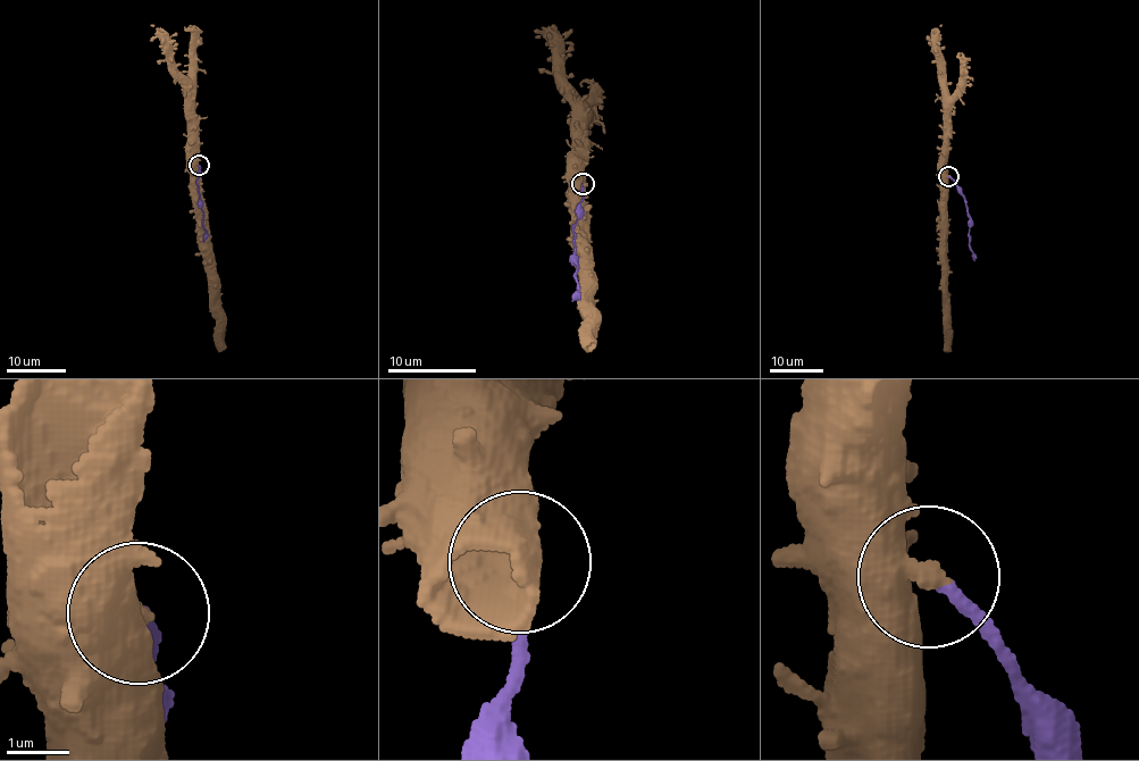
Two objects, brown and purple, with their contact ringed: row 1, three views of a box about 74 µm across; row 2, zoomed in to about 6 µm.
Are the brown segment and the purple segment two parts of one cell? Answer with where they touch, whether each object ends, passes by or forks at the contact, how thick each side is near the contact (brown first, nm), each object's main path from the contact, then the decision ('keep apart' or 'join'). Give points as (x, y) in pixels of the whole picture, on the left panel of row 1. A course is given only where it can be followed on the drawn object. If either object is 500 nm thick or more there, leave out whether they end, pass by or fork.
at (199, 165); 500 nm thick on the brown side, 190 nm on the other; brown runs (198, 166), (209, 310), (216, 319), (216, 346), (220, 348); purple runs (198, 166), (203, 241); keep apart

